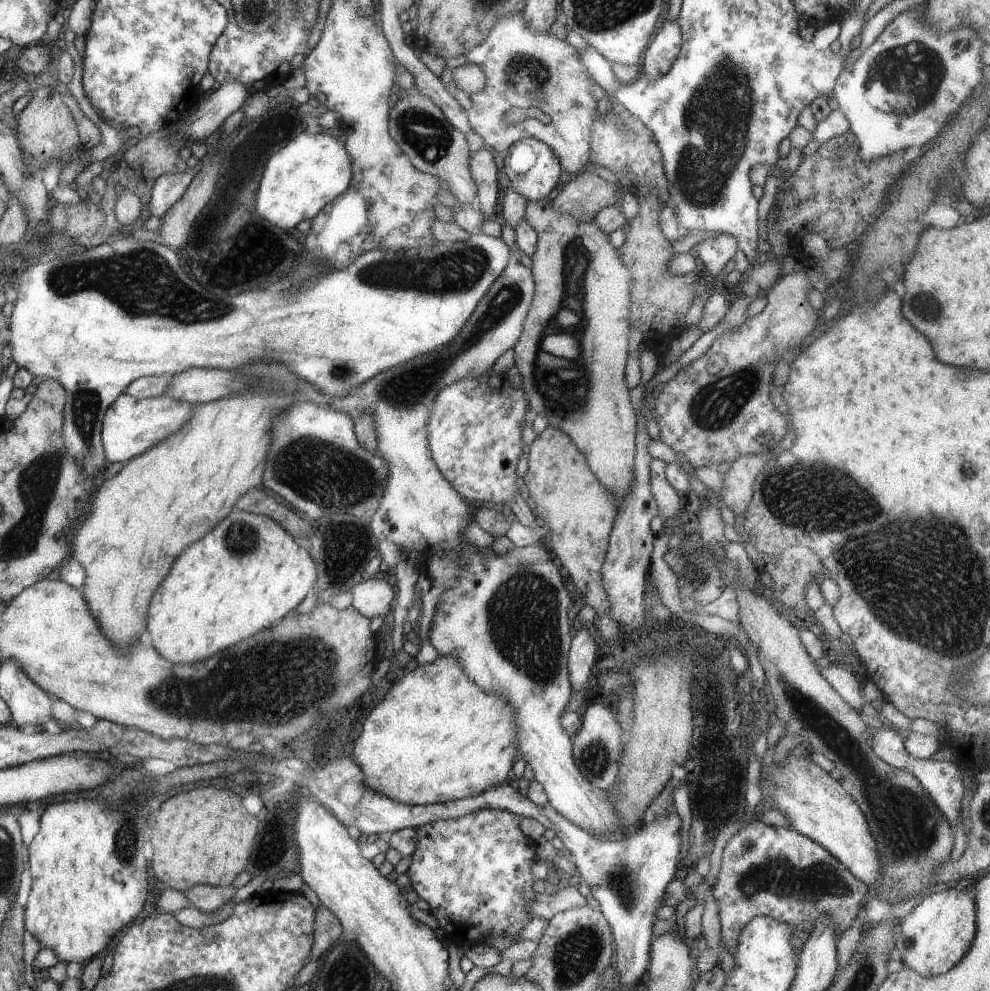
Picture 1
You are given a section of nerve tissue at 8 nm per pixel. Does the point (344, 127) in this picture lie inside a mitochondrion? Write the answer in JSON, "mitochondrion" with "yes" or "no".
{"mitochondrion":"no"}

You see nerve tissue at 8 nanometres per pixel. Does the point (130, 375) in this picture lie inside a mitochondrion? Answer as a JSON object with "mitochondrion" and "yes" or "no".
{"mitochondrion":"no"}

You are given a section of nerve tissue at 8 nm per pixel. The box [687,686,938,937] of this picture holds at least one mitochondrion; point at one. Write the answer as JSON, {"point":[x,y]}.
{"point":[819,880]}

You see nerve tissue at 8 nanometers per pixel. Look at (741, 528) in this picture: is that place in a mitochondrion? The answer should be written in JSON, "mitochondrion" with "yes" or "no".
{"mitochondrion":"no"}

